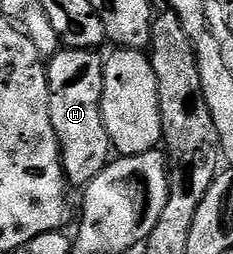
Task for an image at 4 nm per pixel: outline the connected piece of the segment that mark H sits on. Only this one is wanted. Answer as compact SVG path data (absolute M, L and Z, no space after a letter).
M63 47L46 62L49 85L49 121L53 121L53 133L59 142L59 155L63 159L63 172L68 177L80 179L83 185L91 182L106 169L113 158L109 133L105 133L105 121L101 117L101 93L103 92L103 60L98 50Z

